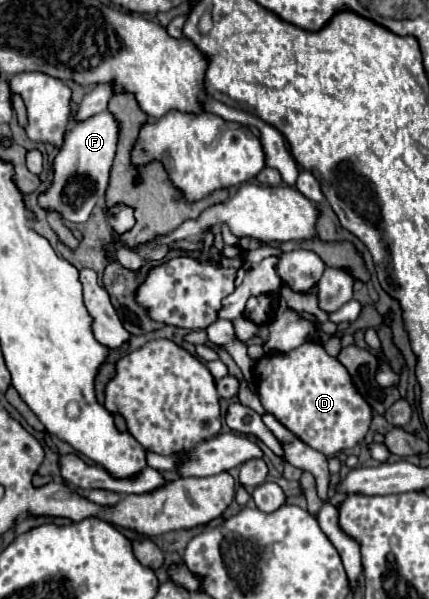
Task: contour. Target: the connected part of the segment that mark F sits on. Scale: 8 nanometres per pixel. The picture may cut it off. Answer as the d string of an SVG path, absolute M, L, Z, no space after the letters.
M108 110L78 122L68 132L64 146L54 160L54 184L38 198L40 206L46 210L56 210L66 222L86 222L92 208L98 204L108 188L110 168L118 146L118 134L120 122Z

